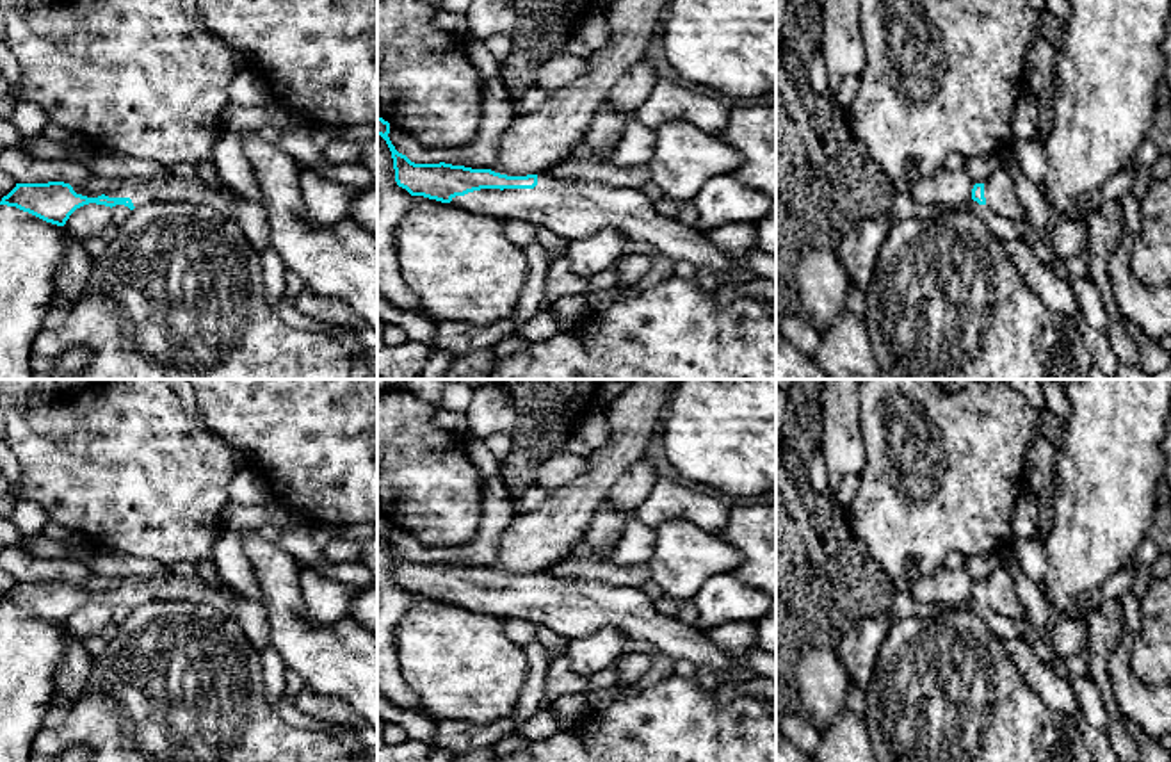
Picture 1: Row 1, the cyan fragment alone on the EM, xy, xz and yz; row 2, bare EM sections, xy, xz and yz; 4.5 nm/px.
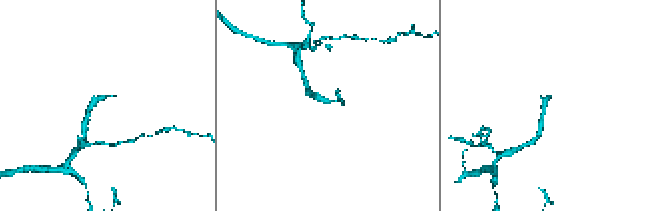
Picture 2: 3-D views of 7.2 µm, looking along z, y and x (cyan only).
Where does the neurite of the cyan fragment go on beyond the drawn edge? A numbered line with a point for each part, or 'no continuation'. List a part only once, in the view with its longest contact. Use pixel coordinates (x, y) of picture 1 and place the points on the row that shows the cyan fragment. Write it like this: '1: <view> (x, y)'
1: xz (573, 210)

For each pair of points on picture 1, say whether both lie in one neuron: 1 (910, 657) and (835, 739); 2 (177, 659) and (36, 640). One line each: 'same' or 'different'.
1: different
2: different

